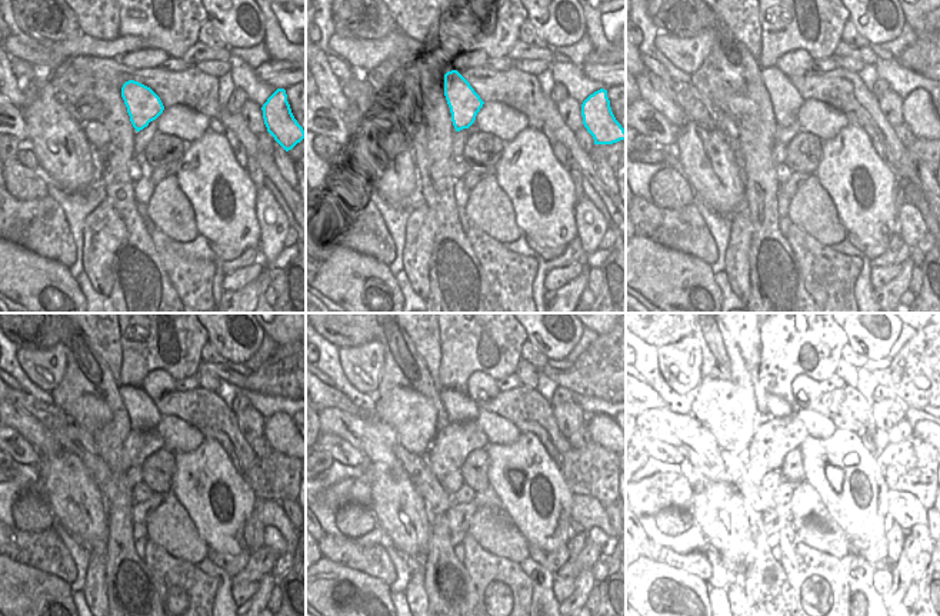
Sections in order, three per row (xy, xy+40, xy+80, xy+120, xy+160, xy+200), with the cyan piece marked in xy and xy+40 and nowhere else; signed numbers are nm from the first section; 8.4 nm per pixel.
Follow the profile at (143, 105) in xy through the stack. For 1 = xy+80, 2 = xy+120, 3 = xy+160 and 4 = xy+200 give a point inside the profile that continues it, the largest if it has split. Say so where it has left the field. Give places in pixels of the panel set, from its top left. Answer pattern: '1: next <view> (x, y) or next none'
1: next xy+80 (786, 100)
2: next xy+120 (143, 413)
3: next xy+160 (460, 408)
4: next xy+200 (776, 406)

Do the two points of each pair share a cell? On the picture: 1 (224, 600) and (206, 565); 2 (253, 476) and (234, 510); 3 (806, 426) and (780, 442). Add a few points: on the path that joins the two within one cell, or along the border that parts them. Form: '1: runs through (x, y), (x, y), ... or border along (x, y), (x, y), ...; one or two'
1: runs through (224, 590), (223, 575), (216, 572); one
2: border along (242, 475), (256, 496); two
3: runs through (800, 426), (786, 436); one

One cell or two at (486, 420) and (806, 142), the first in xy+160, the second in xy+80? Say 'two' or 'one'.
two

